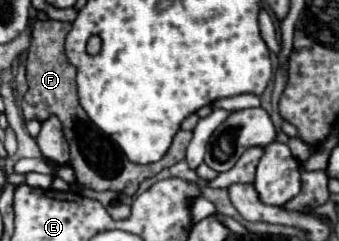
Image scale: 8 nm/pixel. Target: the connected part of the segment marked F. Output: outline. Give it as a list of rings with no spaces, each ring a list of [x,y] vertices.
[[[37,20],[33,24],[33,42],[31,42],[29,52],[27,52],[29,90],[23,96],[23,104],[21,104],[25,120],[31,120],[31,118],[45,120],[51,114],[59,116],[59,120],[63,122],[63,134],[65,134],[69,146],[71,146],[71,168],[75,170],[79,186],[93,188],[93,190],[113,190],[113,192],[133,196],[137,192],[139,184],[145,178],[151,178],[157,172],[161,172],[163,168],[169,168],[169,166],[173,166],[173,164],[177,164],[179,160],[185,158],[185,150],[191,142],[191,132],[185,132],[185,130],[177,132],[173,136],[171,148],[165,152],[165,156],[159,162],[153,162],[153,164],[147,164],[147,166],[129,162],[127,156],[109,138],[105,138],[97,130],[93,130],[93,134],[87,134],[85,132],[85,128],[89,126],[87,114],[79,106],[77,86],[75,86],[77,70],[65,56],[65,36],[69,32],[71,32],[69,22]]]

